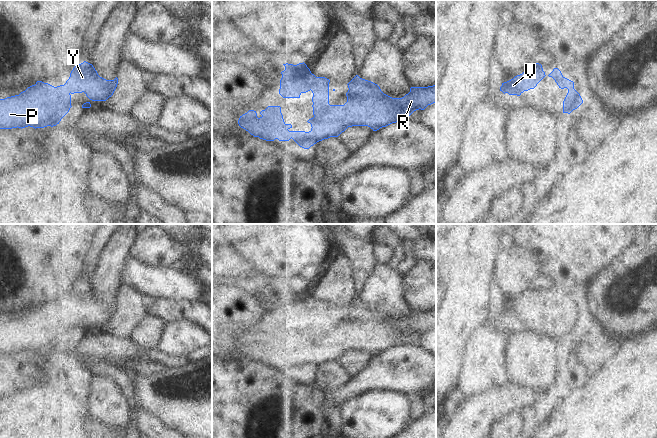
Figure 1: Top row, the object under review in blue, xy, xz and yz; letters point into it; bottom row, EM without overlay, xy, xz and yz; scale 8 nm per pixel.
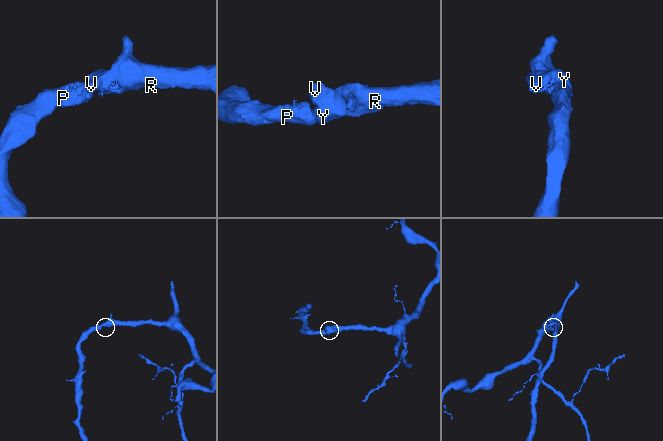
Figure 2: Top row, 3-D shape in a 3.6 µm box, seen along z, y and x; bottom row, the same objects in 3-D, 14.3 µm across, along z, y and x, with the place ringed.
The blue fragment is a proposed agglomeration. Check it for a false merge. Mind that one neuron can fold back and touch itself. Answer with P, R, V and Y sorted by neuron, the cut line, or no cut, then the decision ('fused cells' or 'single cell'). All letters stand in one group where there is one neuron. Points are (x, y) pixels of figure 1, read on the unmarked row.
groups P R V Y; cut none; single cell

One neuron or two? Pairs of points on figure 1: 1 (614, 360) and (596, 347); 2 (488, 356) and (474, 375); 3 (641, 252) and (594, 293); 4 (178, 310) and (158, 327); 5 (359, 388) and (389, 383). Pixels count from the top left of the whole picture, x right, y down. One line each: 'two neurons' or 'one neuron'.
1: two neurons
2: one neuron
3: one neuron
4: two neurons
5: one neuron

